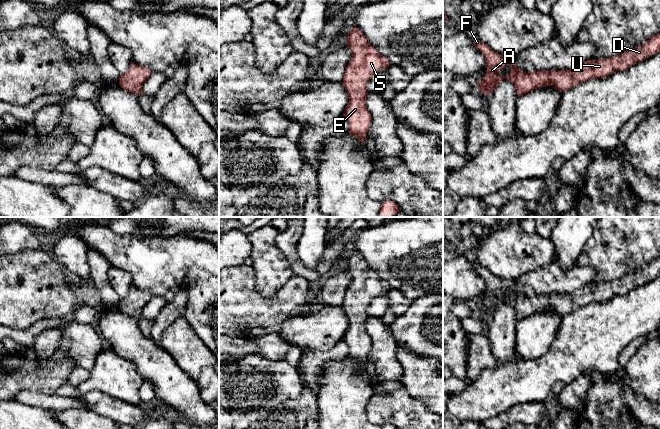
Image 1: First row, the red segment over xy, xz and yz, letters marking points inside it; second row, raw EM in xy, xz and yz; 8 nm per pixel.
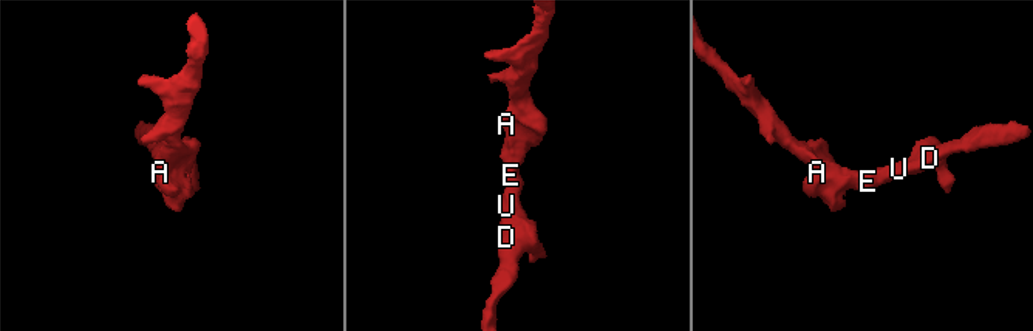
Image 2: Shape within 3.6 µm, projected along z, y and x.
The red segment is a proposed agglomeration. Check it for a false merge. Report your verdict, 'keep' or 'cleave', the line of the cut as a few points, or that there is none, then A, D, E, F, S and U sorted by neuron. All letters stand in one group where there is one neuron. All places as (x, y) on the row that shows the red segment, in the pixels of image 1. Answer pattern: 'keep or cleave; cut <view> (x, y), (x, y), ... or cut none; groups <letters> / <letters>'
keep; cut none; groups A D E F S U

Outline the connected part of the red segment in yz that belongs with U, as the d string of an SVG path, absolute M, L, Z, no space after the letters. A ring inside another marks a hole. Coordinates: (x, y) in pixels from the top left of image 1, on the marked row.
M660 33L651 37L643 45L631 48L621 55L587 60L577 67L562 71L526 73L515 66L513 59L496 53L477 38L474 40L474 46L485 56L487 69L486 75L477 84L478 89L488 96L502 80L507 79L514 84L519 97L533 89L547 86L554 86L562 93L587 80L605 78L615 71L627 70L632 65L660 52ZM505 66L511 67L511 73L507 76L499 76L498 71Z

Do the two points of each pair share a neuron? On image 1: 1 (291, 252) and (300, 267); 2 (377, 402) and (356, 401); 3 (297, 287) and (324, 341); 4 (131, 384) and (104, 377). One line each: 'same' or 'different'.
1: same
2: different
3: different
4: same

